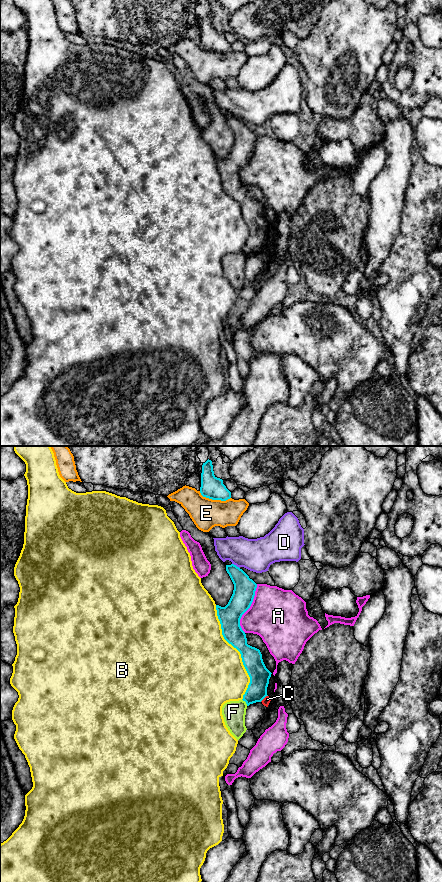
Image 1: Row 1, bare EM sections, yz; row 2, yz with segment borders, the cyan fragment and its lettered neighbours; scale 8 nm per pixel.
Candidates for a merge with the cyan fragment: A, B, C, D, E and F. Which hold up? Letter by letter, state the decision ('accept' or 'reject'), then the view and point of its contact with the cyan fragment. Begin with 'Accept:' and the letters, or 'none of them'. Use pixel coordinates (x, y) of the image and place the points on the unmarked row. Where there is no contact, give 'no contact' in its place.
Accept: none of them
A: reject | yz (249, 159)
B: reject | yz (239, 203)
C: reject | yz (263, 250)
D: reject | yz (235, 117)
E: reject | yz (214, 51)
F: reject | yz (245, 253)

